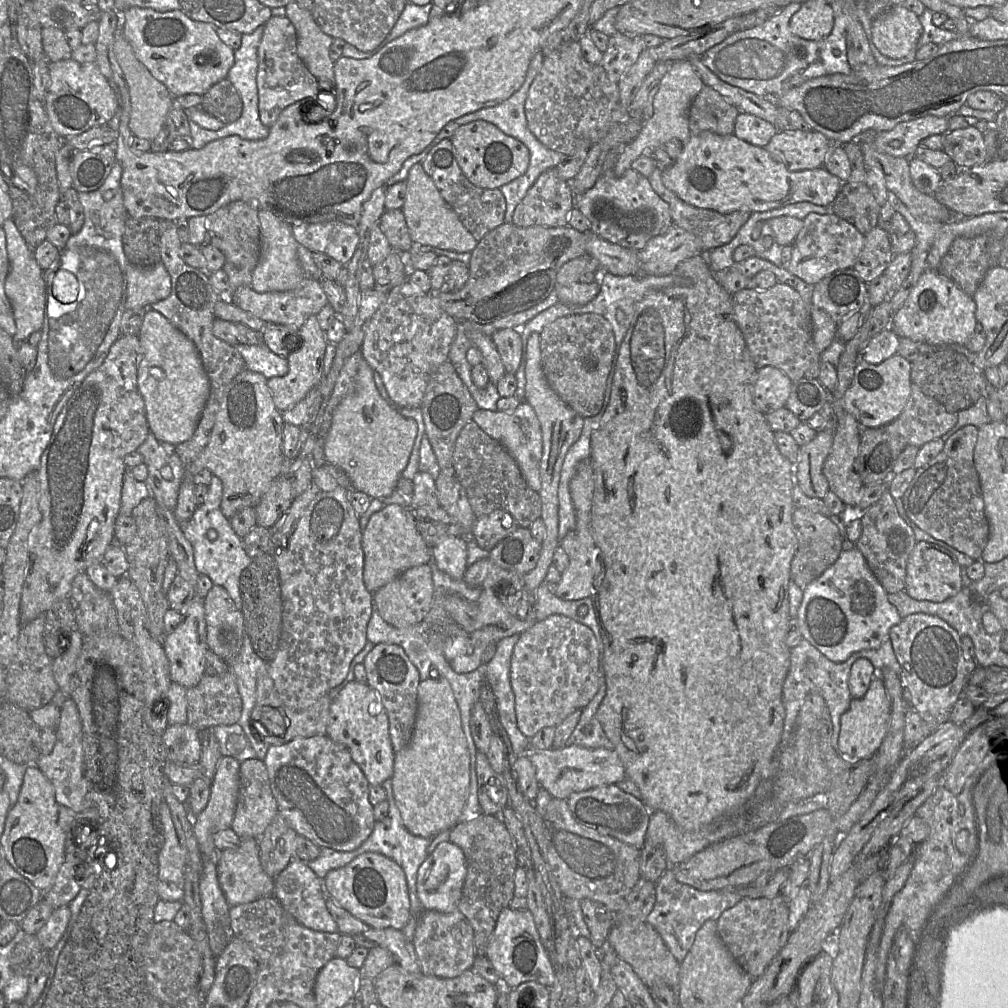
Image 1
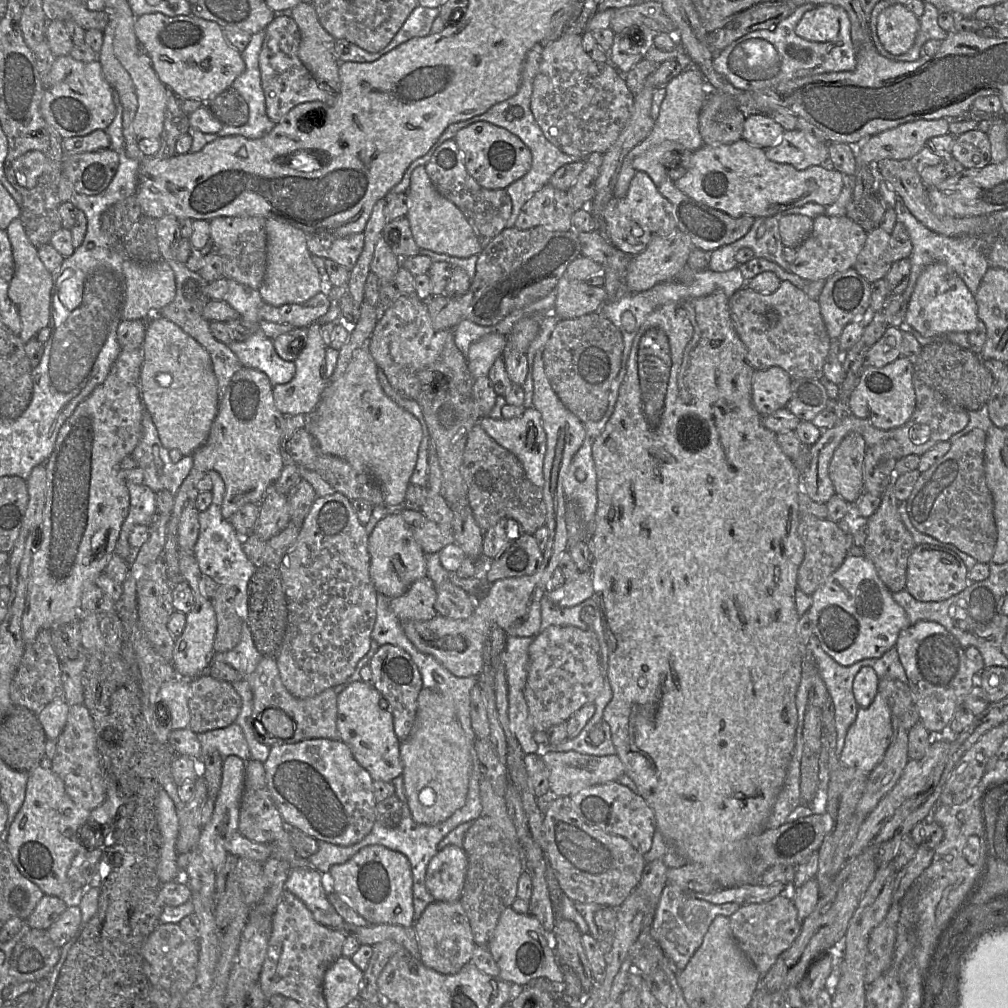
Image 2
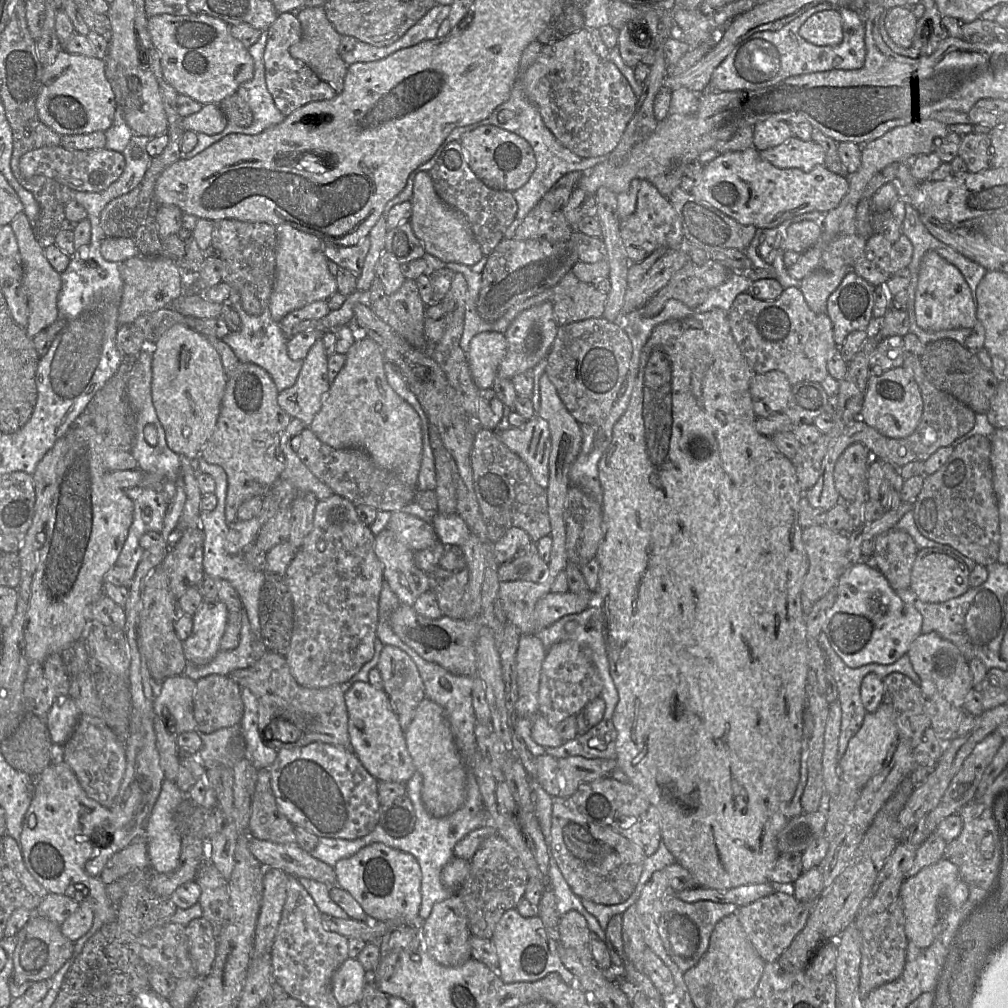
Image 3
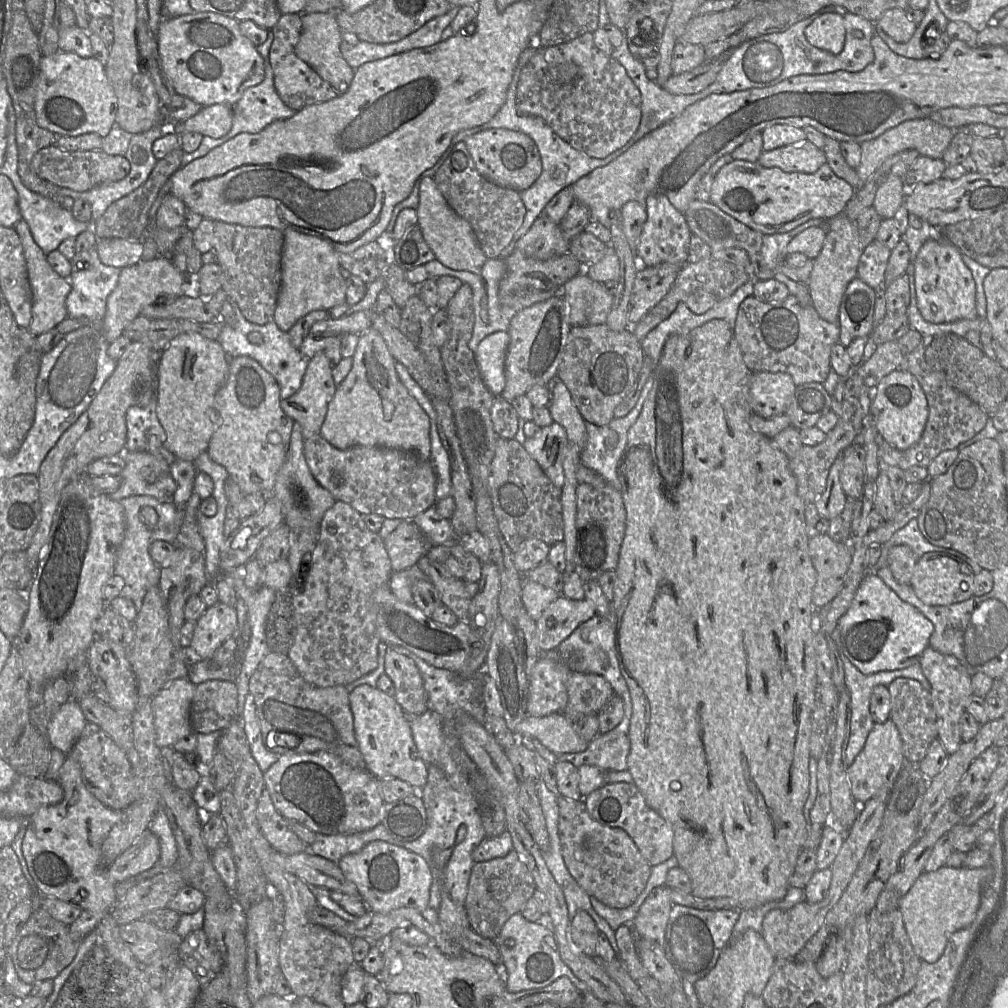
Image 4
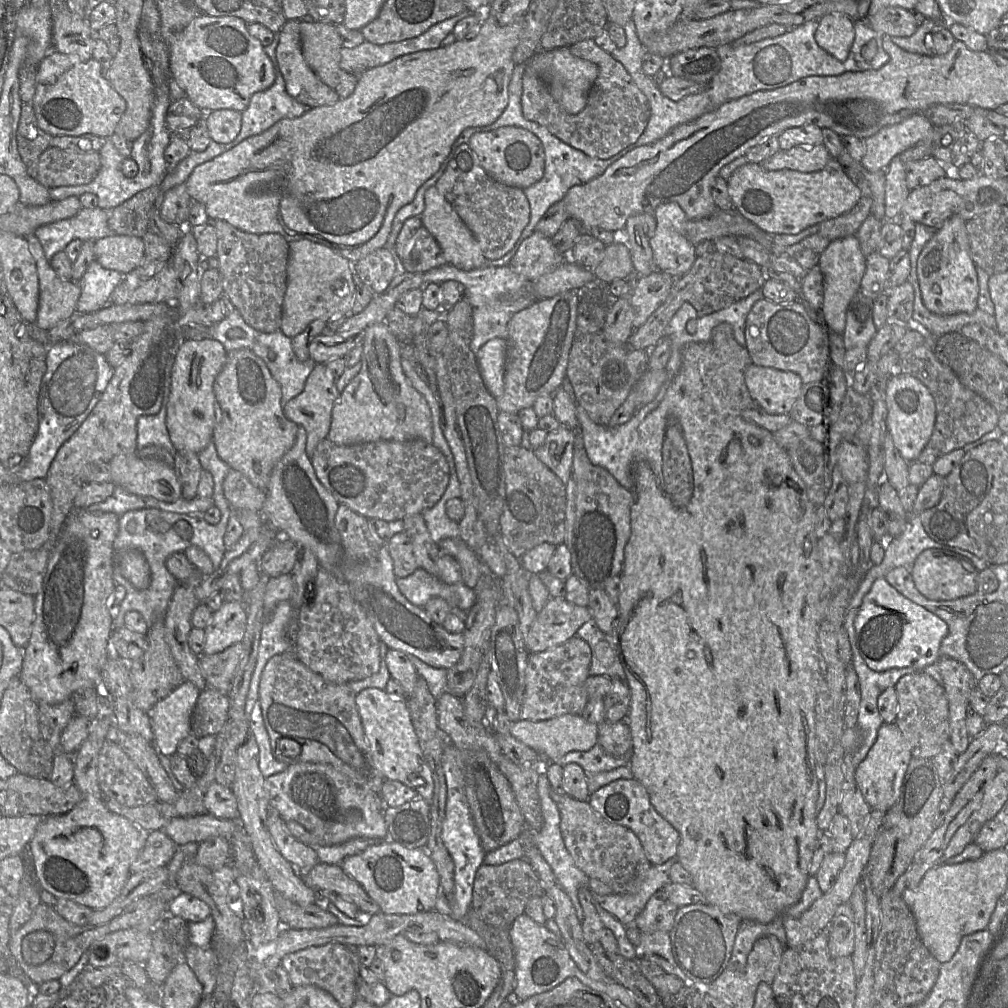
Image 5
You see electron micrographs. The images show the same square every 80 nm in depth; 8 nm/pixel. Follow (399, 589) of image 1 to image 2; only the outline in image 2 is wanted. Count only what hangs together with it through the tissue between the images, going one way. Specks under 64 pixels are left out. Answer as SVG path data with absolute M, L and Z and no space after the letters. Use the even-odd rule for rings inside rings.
M428 576L414 582L403 595L389 599L391 610L400 621L429 621L439 615L435 608L437 599L435 585Z

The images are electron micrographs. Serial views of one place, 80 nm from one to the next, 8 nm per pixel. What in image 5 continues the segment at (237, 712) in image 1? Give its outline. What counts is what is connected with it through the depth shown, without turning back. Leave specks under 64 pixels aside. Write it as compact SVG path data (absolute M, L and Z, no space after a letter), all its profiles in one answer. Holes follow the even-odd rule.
M213 688L200 691L193 709L191 734L198 739L217 735L228 720L229 696Z

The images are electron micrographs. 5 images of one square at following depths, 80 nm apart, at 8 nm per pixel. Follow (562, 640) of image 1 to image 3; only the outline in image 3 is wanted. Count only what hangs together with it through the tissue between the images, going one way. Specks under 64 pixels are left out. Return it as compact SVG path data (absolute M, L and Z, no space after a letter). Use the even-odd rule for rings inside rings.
M575 641L553 644L542 663L538 690L538 714L556 727L560 722L574 720L590 703L600 698L602 682L592 660L591 652Z

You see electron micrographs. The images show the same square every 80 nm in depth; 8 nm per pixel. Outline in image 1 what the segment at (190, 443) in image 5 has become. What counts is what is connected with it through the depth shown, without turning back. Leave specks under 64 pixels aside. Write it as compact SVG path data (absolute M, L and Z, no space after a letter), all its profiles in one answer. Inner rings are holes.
M146 309L138 334L141 358L138 364L138 389L143 397L150 433L161 442L174 446L189 440L198 426L210 394L210 381L195 344L168 319L153 309Z

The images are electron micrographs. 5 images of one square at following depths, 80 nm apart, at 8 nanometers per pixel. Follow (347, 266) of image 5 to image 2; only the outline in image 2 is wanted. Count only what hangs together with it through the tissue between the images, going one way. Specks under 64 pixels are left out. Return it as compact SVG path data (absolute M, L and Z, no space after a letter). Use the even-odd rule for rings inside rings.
M267 218L267 265L260 296L269 305L278 307L285 304L300 304L308 301L326 288L325 279L312 260L307 247L307 233L285 220Z

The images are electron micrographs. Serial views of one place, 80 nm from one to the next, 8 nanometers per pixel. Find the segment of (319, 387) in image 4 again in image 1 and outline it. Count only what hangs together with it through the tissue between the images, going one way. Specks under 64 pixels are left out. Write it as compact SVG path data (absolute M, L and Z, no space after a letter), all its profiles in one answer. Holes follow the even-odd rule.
M316 316L308 317L297 332L302 338L302 346L299 350L288 355L288 373L285 376L272 377L267 380L267 386L271 392L275 407L281 413L304 399L307 393L313 387L320 385L325 377L323 374L323 360L327 341Z

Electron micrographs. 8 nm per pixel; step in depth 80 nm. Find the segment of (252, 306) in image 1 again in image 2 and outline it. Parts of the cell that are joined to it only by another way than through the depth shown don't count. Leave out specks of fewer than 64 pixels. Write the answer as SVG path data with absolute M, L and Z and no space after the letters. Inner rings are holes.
M326 288L300 304L285 304L282 306L272 306L263 303L259 307L258 315L260 319L267 322L279 324L291 324L296 328L307 328L325 315L331 306L331 301Z

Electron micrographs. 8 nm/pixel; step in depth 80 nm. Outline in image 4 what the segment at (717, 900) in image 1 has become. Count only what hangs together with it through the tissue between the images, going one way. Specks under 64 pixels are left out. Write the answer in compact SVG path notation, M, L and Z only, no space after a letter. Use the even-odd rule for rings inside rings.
M673 904L665 931L664 949L681 978L686 978L693 984L714 968L731 939L739 916L738 910L699 910Z

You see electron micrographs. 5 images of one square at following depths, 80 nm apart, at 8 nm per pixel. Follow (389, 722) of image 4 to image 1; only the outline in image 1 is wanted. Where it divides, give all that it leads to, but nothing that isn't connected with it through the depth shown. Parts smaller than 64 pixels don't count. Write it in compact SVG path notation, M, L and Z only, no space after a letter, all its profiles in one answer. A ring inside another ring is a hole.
M349 682L332 701L326 735L349 750L370 786L391 779L396 753L390 739L389 720L381 697L367 683Z

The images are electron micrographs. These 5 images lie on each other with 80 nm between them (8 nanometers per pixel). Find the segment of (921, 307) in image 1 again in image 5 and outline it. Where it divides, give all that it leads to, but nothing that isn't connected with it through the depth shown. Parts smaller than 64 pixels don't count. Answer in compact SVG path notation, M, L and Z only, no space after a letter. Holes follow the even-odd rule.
M958 216L950 217L935 235L926 243L917 260L917 278L921 296L925 307L938 315L951 315L956 313L972 313L977 309L979 294L976 265L970 254L969 236L966 230L966 221Z

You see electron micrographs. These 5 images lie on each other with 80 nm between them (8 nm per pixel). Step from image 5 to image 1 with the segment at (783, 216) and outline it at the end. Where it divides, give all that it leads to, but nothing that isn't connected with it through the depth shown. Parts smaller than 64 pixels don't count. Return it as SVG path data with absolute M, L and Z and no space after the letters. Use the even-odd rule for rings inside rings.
M703 131L691 135L675 163L661 172L662 182L684 202L729 214L735 211L764 212L799 202L831 206L843 182L824 166L790 171L771 157L765 147L752 145L734 134Z

